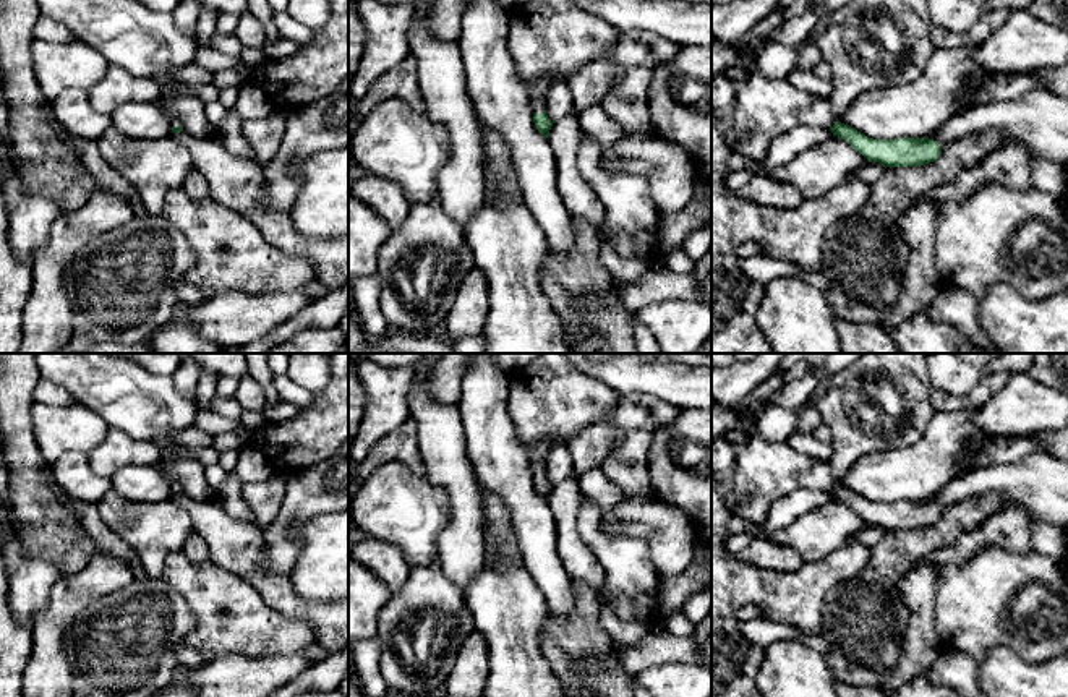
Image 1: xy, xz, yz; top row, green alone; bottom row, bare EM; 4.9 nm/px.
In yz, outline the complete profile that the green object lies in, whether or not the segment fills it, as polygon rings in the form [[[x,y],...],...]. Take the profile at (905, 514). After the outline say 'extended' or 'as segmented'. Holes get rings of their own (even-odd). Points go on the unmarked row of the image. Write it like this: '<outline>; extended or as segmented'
[[[755,428],[745,443],[711,441],[711,478],[728,511],[755,525],[765,522],[775,501],[799,488],[830,493],[885,532],[930,527],[942,517],[942,509],[929,501],[869,501],[836,485],[827,459],[807,457],[789,443],[767,443]]]; extended

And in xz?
[[[541,353],[512,373],[507,408],[530,459],[535,491],[545,501],[554,486],[545,473],[551,452],[583,428],[613,415],[617,399],[617,391],[577,371],[564,353]],[[545,436],[551,436],[553,444],[538,455],[533,444]]]; extended

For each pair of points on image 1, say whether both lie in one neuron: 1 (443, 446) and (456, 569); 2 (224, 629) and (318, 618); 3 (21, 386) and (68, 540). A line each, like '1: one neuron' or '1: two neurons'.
1: one neuron
2: two neurons
3: one neuron

